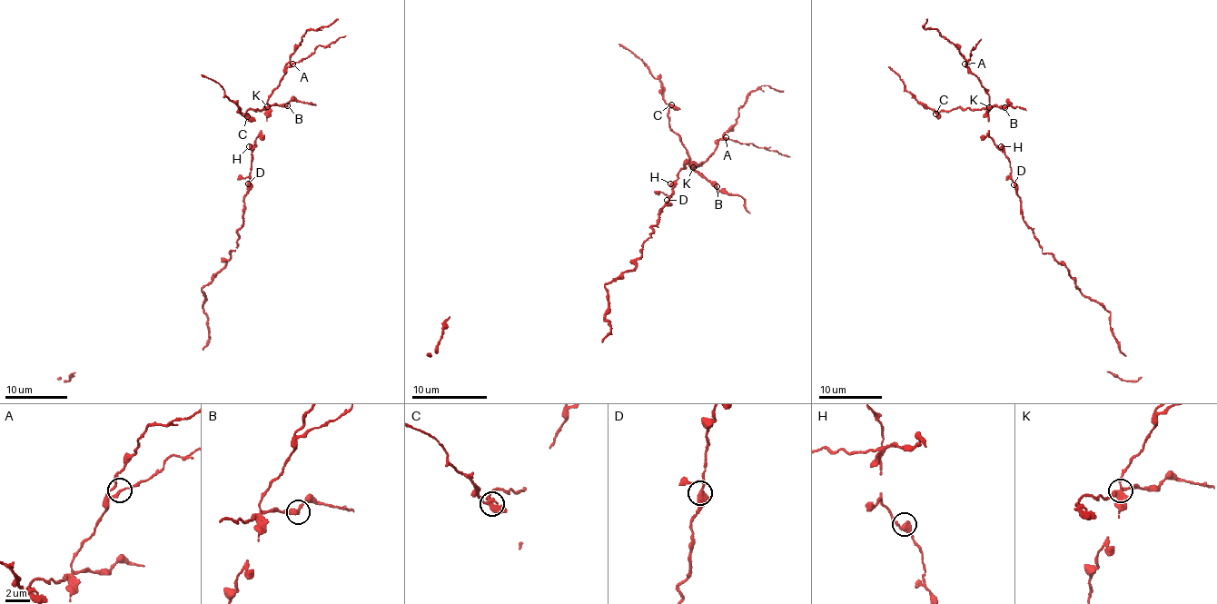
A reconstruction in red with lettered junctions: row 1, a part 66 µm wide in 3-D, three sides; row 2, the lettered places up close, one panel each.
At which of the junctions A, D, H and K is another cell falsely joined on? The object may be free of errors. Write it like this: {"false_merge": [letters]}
{"false_merge": ["K"]}

